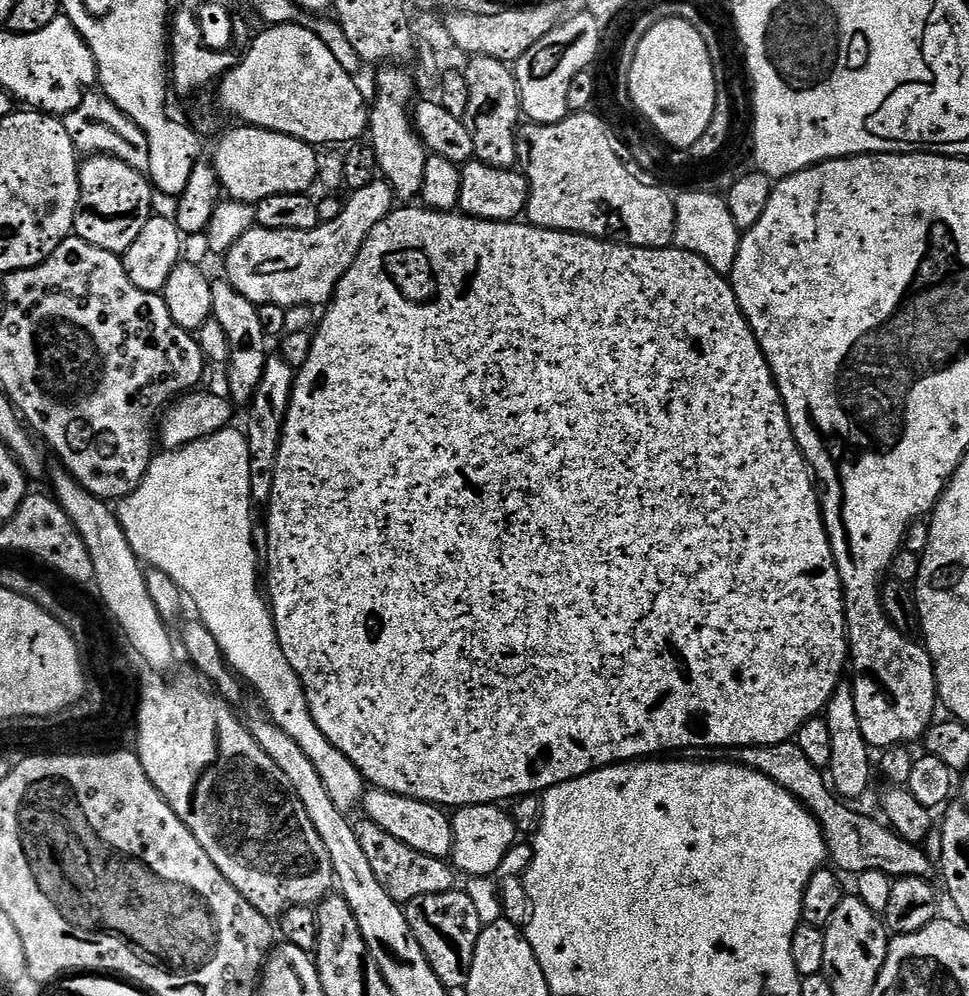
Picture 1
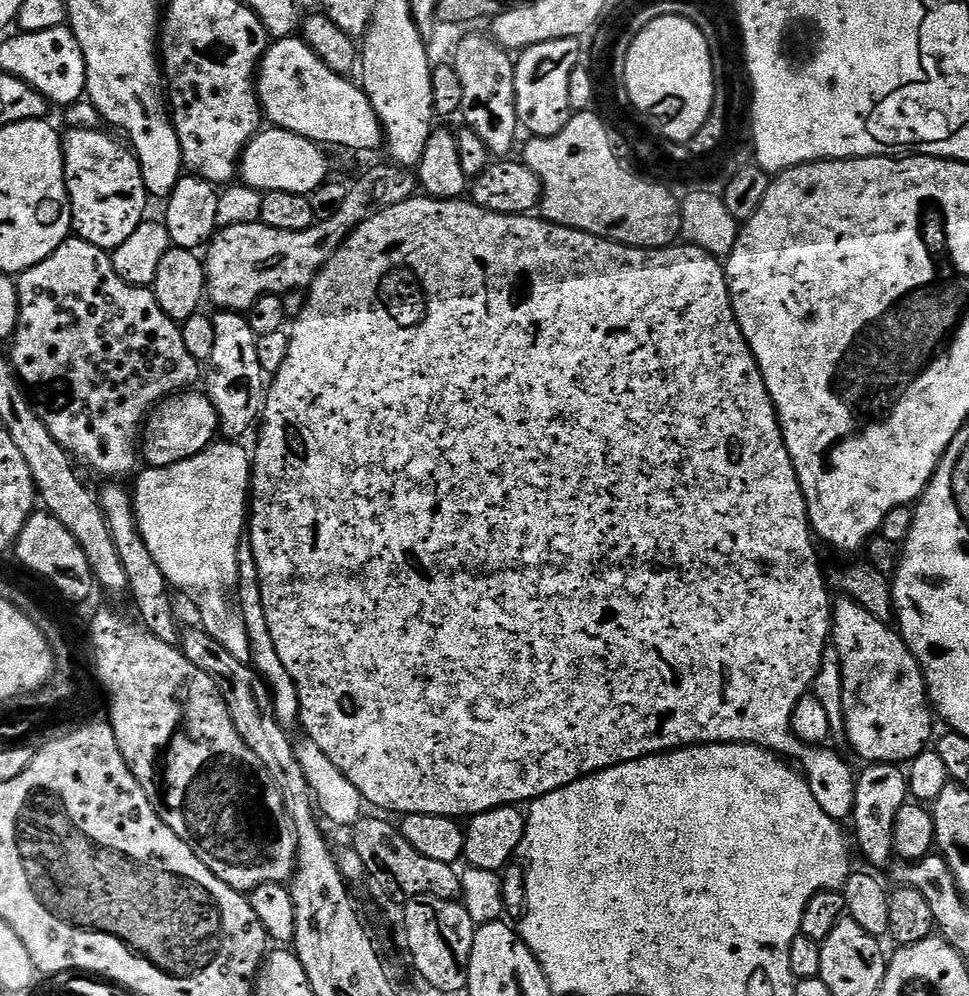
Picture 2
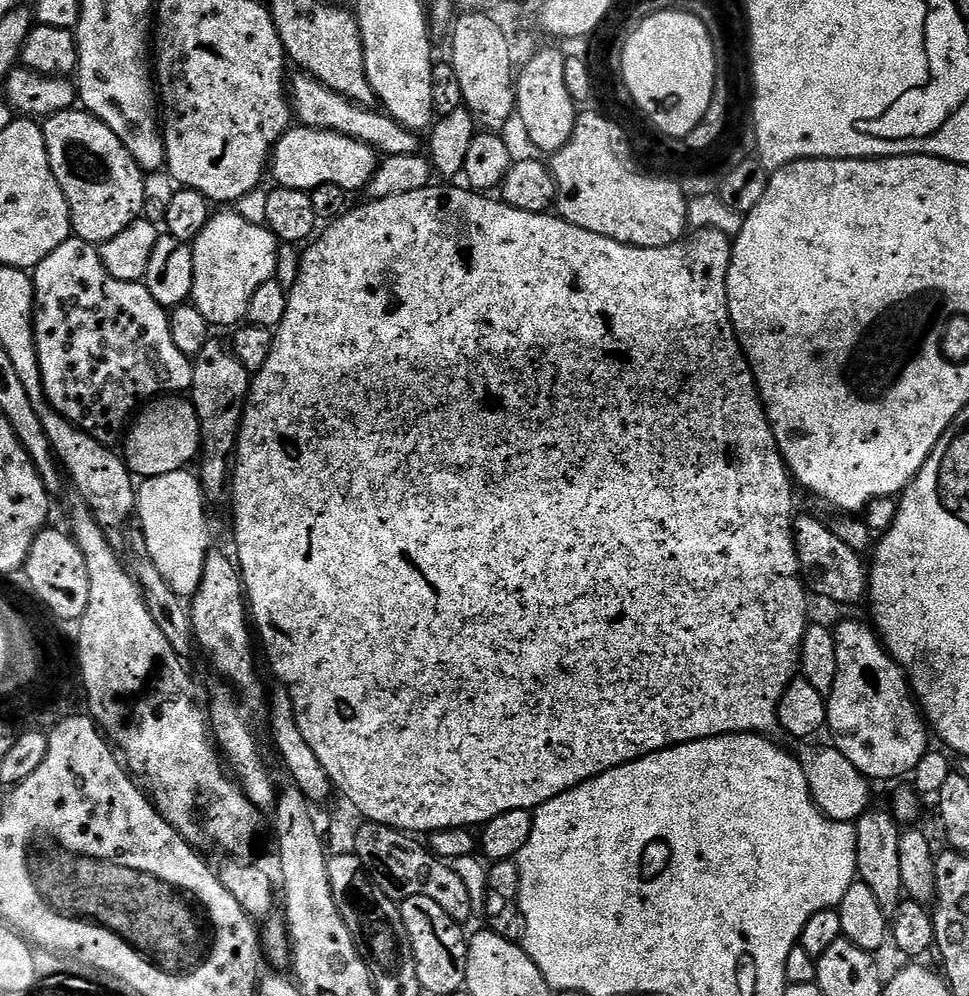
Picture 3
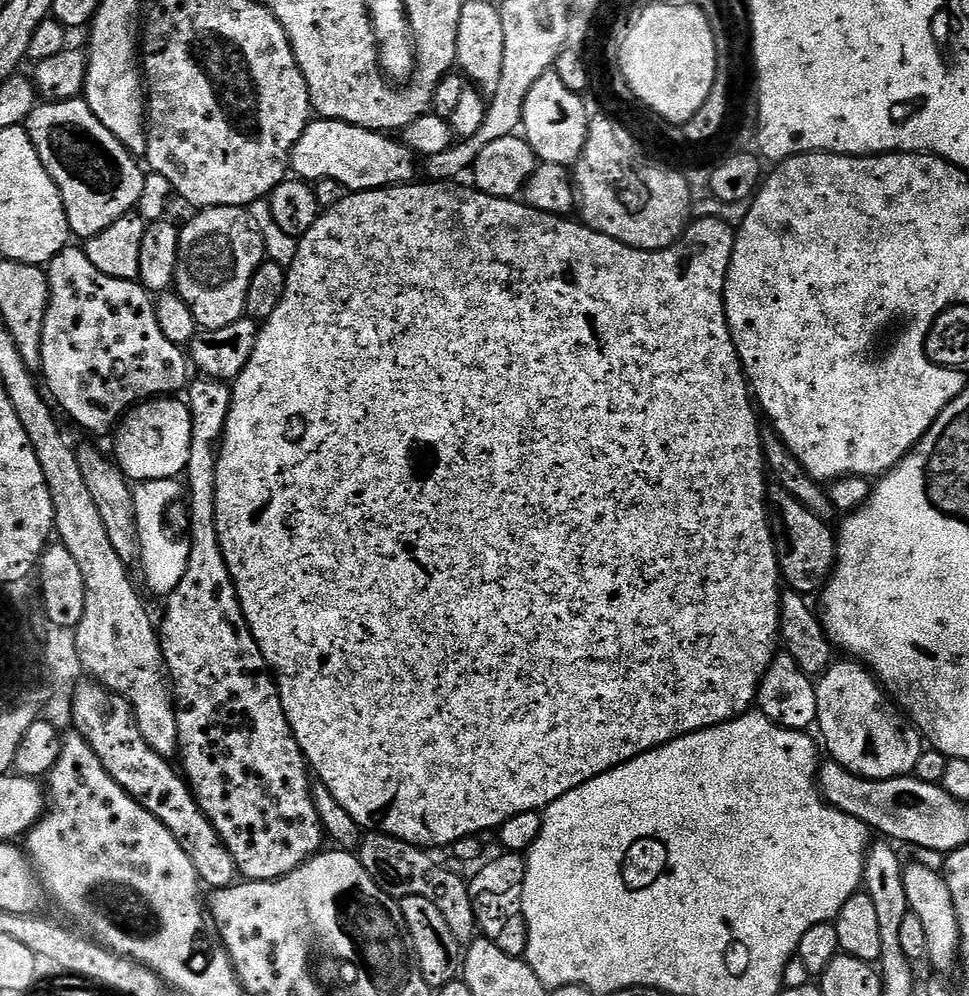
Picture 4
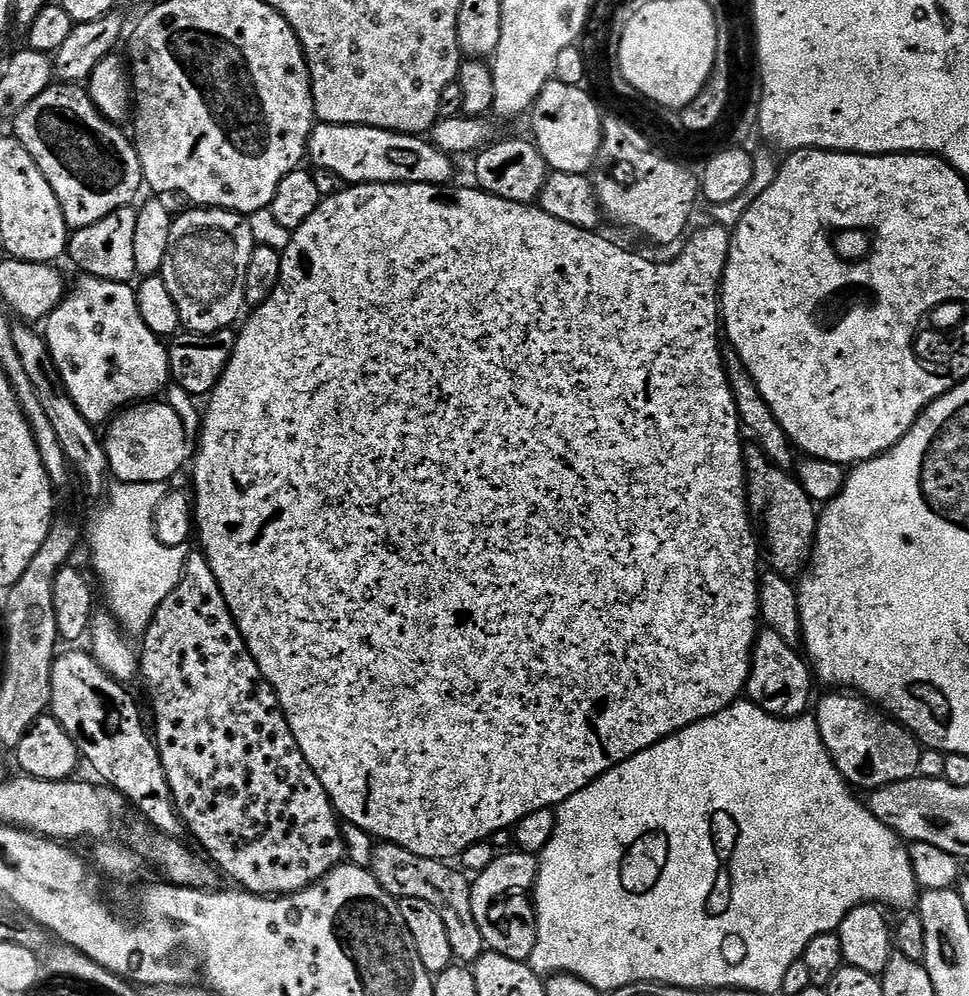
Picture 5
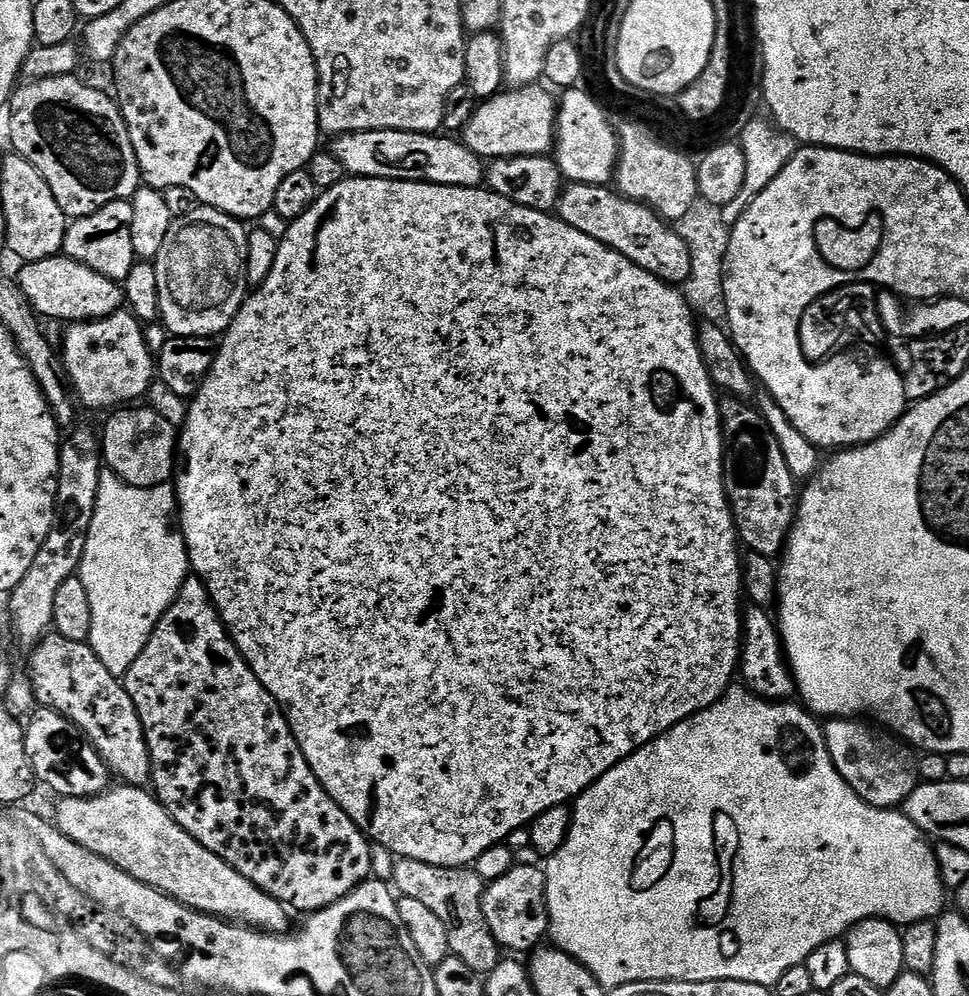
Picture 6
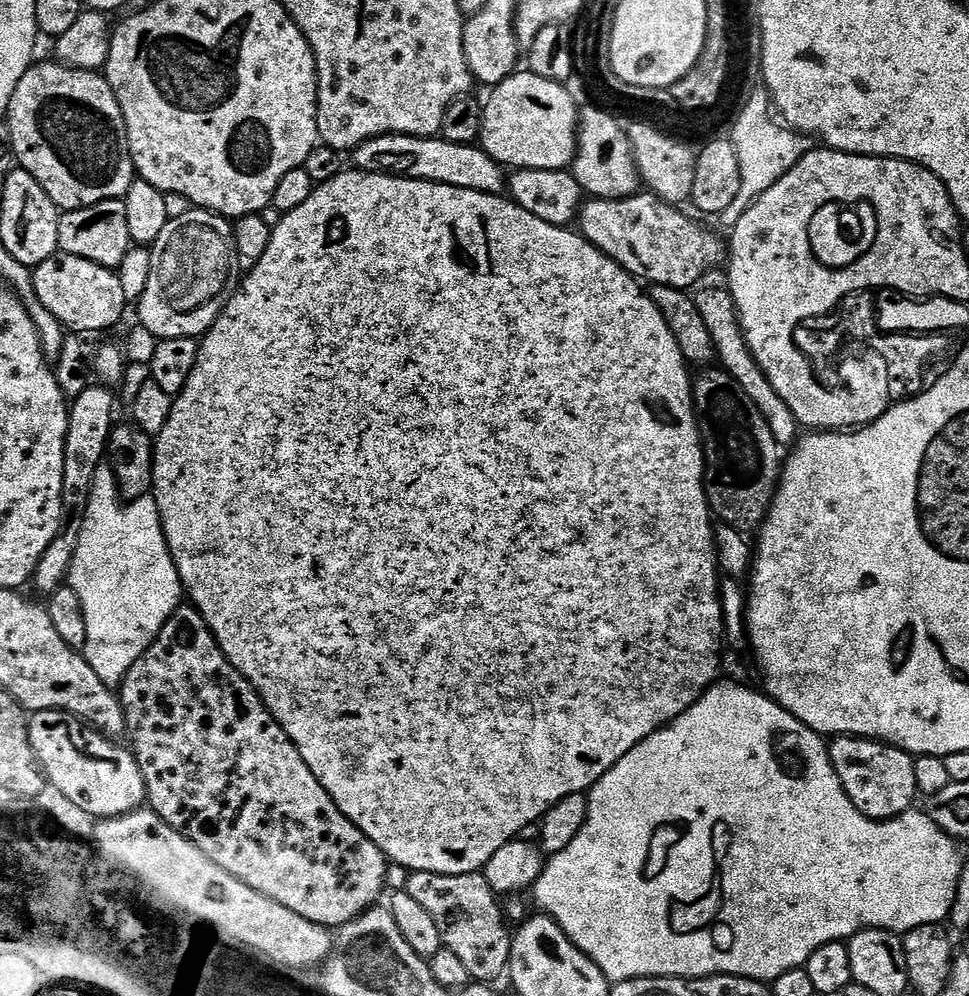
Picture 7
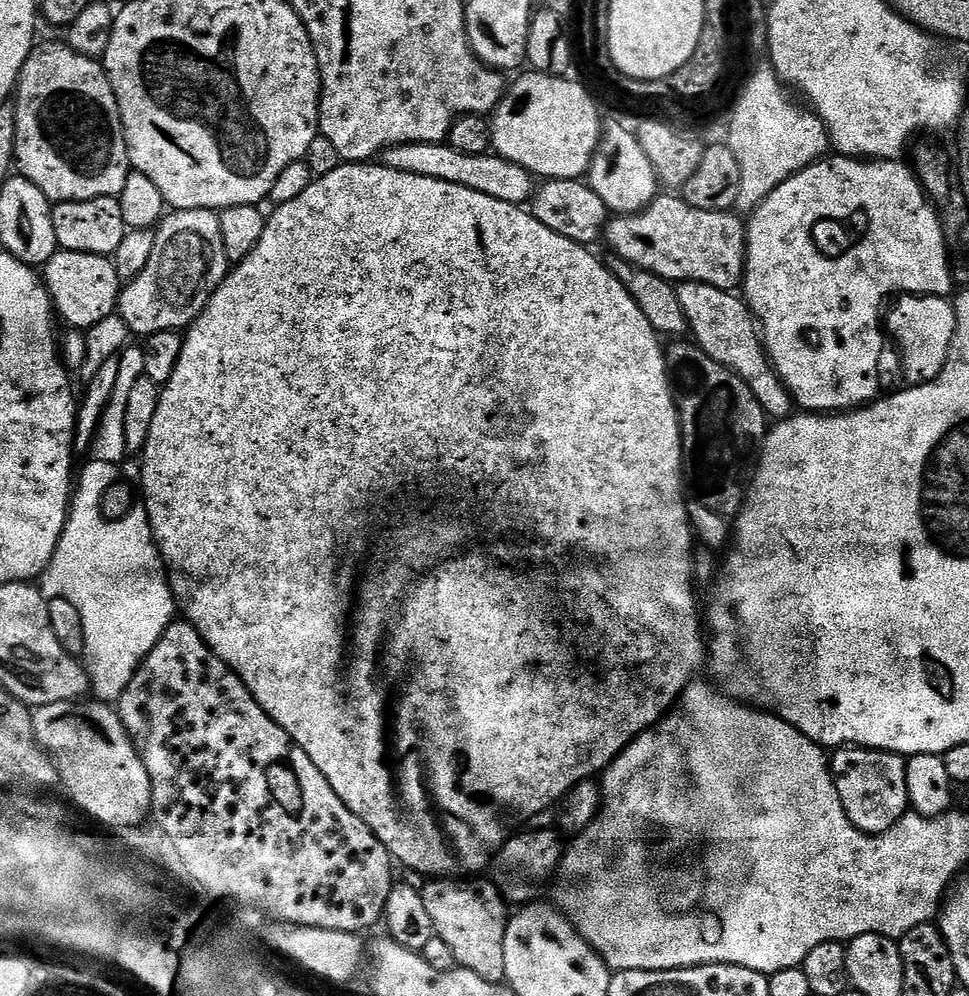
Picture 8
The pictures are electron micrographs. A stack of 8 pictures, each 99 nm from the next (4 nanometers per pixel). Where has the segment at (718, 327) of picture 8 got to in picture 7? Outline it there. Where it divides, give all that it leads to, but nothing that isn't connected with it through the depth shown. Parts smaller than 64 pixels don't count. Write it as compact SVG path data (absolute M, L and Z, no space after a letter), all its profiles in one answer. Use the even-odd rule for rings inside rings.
M723 287L720 288L708 288L701 296L698 296L700 313L702 318L706 318L706 326L710 329L710 336L714 338L719 363L724 371L730 373L740 383L742 390L746 390L746 394L750 394L750 398L754 398L758 410L762 410L762 418L766 418L766 426L770 426L777 442L781 446L795 445L798 439L798 433L796 433L798 425L794 414L790 410L790 406L786 406L786 402L782 402L778 390L774 390L774 386L770 386L770 378L766 378L762 366L758 366L754 354L748 349L748 343L740 325L740 316L736 312L736 303L732 300L731 292Z

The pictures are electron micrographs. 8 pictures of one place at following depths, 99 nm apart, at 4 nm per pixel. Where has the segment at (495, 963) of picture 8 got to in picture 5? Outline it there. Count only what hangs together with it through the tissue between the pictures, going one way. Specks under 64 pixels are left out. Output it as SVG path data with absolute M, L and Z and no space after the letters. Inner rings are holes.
M380 842L375 846L377 848L372 852L370 870L382 886L382 890L386 890L394 898L422 898L422 902L430 902L430 906L438 910L438 915L446 926L453 957L461 965L475 965L476 959L484 955L486 947L471 910L472 886L469 877L451 863L410 854L410 850L397 844Z

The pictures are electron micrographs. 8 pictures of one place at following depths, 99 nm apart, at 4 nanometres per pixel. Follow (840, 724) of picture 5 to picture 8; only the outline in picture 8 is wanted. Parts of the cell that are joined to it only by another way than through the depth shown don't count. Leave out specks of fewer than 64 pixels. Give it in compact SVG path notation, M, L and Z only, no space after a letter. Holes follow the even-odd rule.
M845 746L831 753L830 767L836 780L838 798L842 798L842 810L846 810L846 818L850 818L850 822L854 822L864 835L877 836L889 832L910 811L906 790L907 765L908 760L897 752L873 748Z

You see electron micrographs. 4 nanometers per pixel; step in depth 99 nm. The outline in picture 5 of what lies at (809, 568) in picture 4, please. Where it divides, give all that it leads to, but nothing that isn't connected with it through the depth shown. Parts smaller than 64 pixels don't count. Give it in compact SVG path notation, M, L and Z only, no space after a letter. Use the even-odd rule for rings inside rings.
M755 446L744 449L744 488L748 492L749 513L762 537L767 567L779 576L799 577L808 566L816 541L818 508L811 495L795 475L770 462L764 451Z

